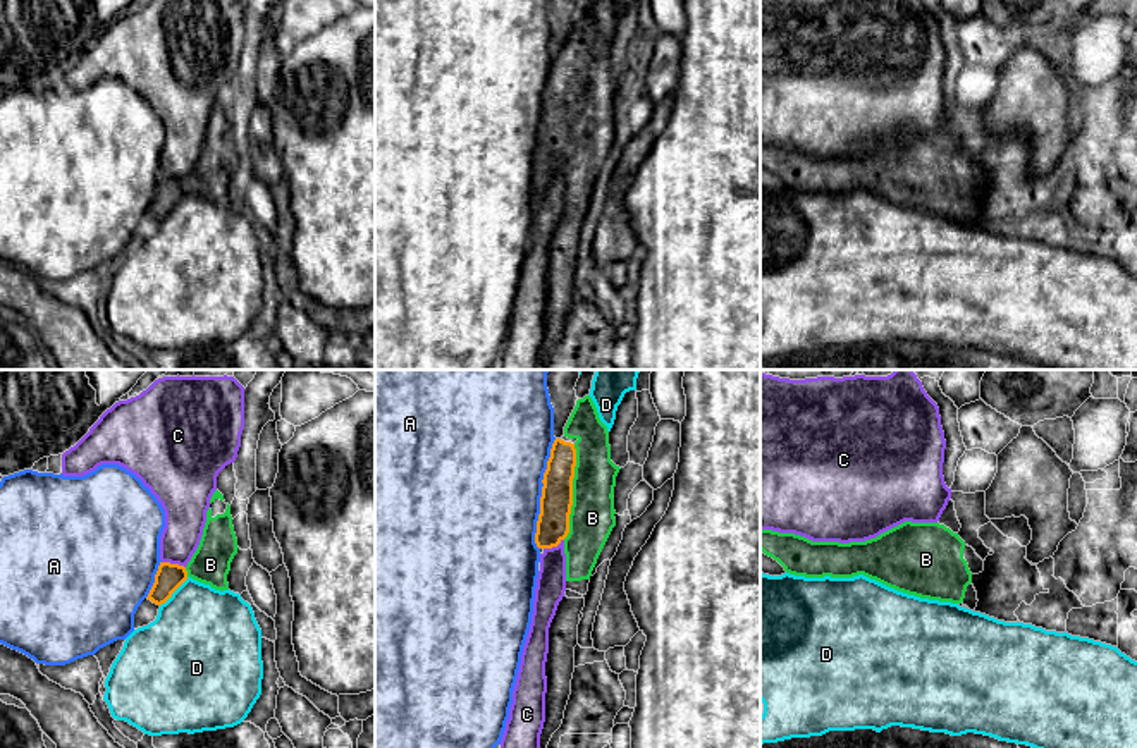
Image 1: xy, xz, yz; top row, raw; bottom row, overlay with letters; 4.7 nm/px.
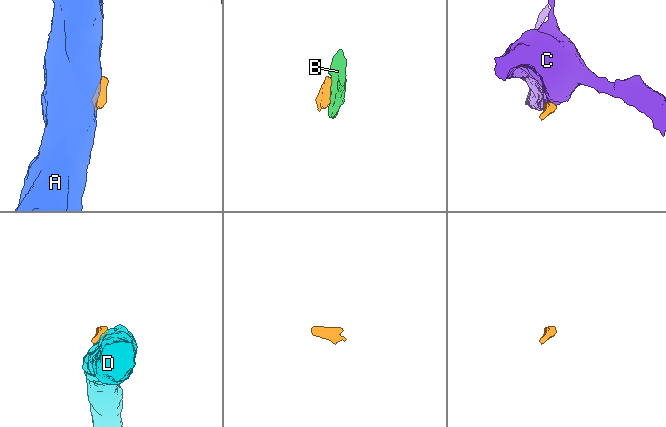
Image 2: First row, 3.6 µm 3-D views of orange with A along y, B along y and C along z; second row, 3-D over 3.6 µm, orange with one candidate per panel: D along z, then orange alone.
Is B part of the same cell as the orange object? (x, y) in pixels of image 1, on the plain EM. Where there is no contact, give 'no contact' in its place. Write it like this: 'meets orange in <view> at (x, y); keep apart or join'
meets orange in xz at (571, 107); join

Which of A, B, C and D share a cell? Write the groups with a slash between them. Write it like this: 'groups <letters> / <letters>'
groups A / B / C / D

